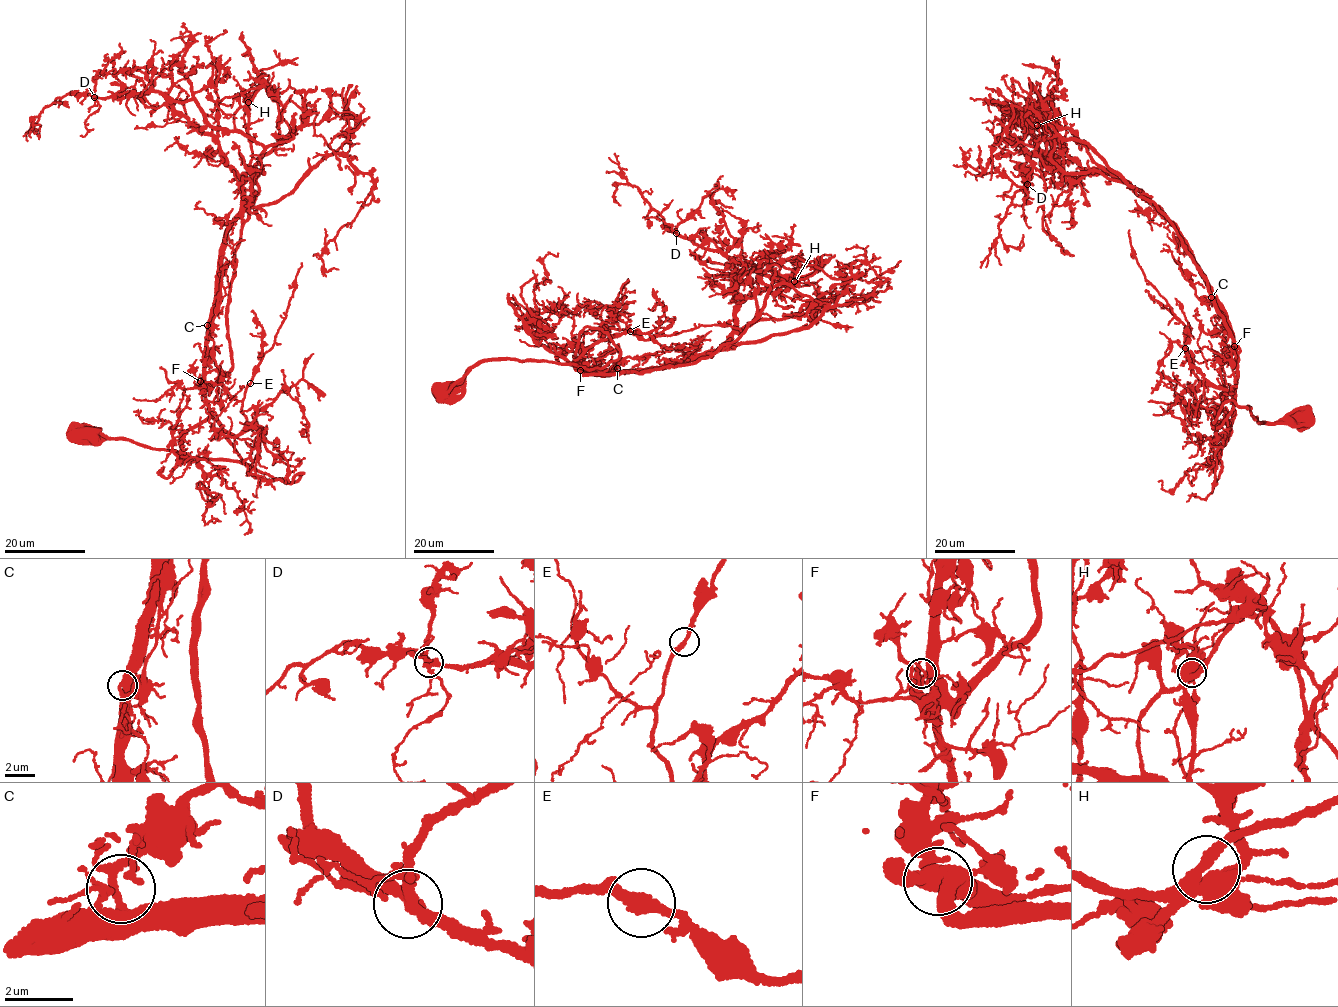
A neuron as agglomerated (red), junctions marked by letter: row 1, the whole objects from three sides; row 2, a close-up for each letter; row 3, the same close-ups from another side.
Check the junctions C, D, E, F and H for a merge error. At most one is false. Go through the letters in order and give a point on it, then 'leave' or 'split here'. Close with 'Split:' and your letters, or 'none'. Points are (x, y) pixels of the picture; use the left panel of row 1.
C: at (207, 325); leave
D: at (94, 97); leave
E: at (250, 383); split here
F: at (200, 381); leave
H: at (248, 102); leave
Split: E

